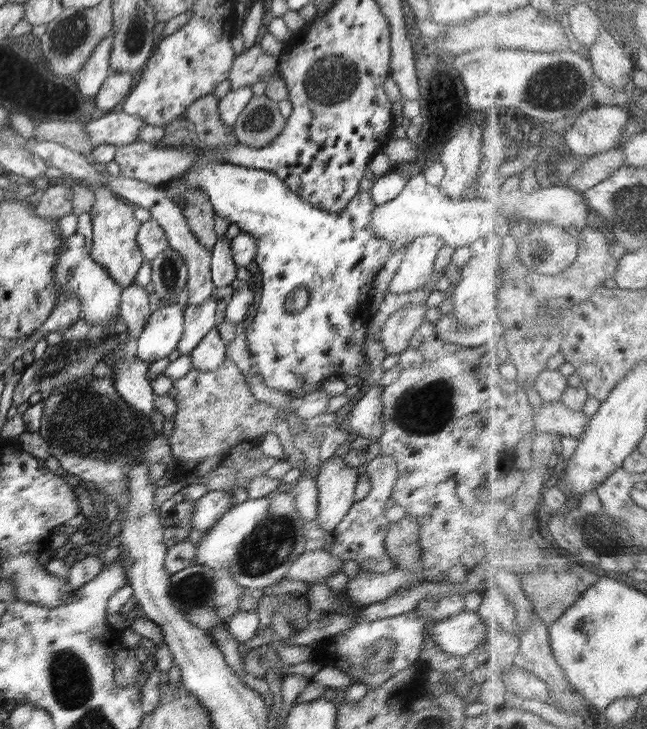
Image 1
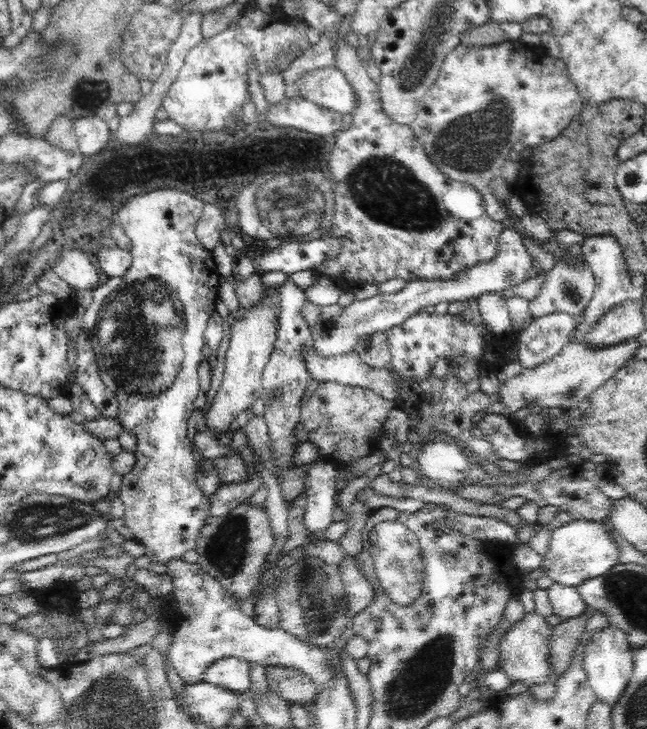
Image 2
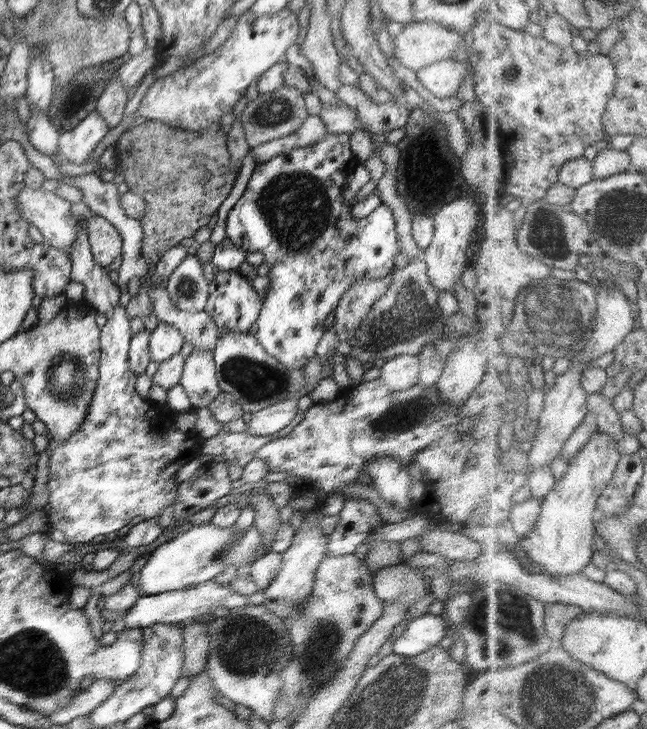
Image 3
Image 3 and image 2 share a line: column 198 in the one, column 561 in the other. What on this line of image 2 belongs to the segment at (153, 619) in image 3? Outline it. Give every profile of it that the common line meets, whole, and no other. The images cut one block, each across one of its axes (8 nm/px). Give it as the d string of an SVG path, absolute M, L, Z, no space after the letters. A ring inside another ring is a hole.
M553 583L546 590L553 608L553 614L562 616L564 620L576 618L588 607L576 587L567 587Z

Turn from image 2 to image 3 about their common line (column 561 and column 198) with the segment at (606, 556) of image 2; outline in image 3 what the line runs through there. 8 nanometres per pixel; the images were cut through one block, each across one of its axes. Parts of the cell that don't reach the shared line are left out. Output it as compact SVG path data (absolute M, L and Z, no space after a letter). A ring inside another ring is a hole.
M212 523L194 526L169 541L164 541L151 552L148 562L140 570L139 594L152 596L212 581L226 566L238 569L243 563L253 563L252 557L262 543L262 533L253 525L248 528L239 528L236 524L218 528Z

